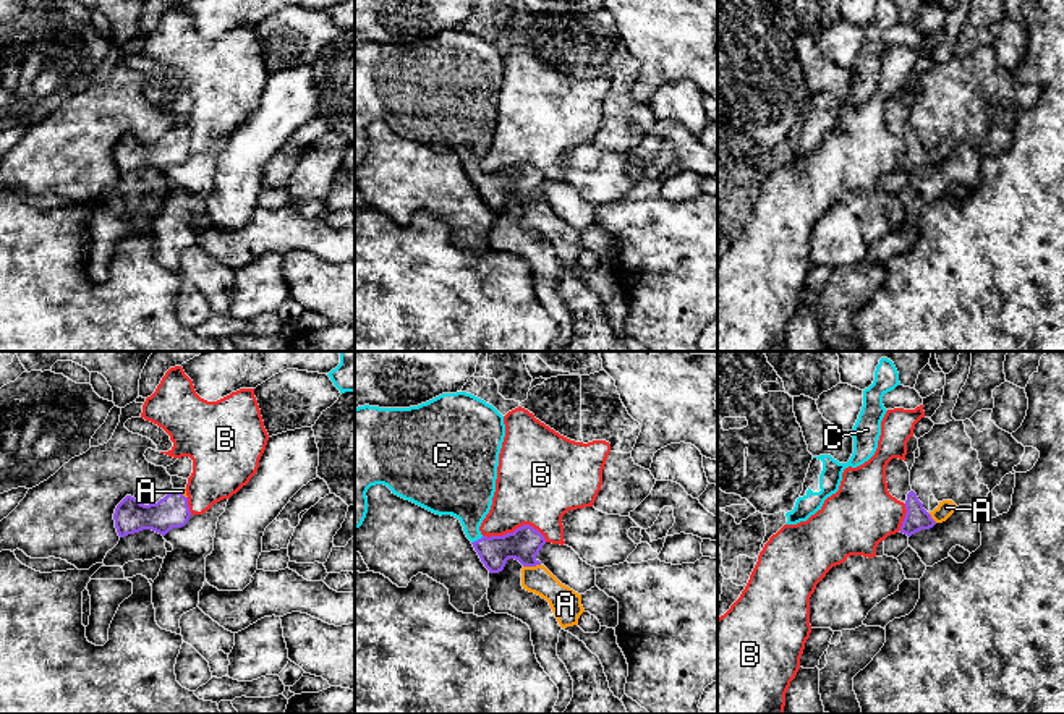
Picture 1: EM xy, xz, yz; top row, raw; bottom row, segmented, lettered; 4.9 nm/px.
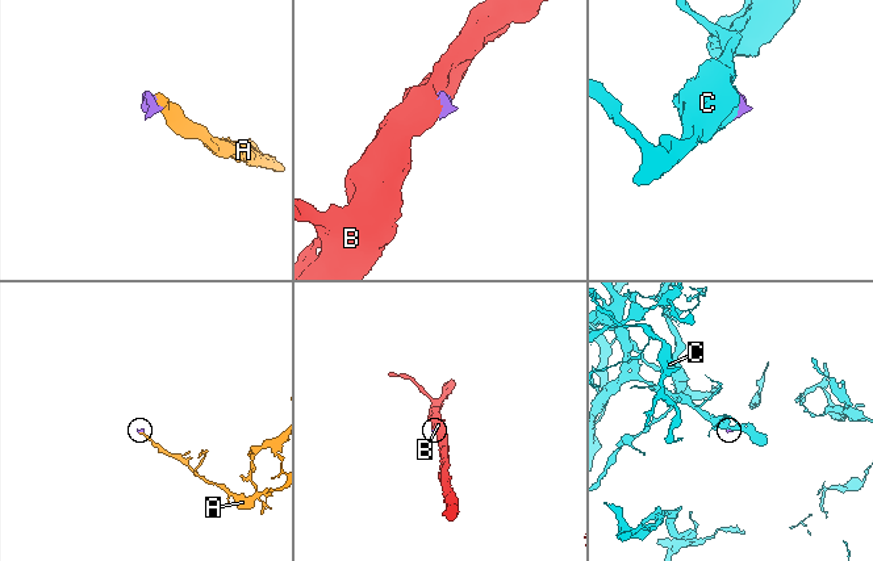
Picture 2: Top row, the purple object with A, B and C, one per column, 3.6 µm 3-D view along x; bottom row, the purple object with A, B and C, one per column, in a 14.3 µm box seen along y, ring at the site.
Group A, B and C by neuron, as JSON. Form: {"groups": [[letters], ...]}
{"groups": [["A", "C"], ["B"]]}

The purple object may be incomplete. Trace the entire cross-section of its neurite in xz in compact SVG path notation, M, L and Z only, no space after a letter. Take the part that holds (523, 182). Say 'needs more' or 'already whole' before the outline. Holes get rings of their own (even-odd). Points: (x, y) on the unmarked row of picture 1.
needs more; M466 29L442 31L410 45L355 45L355 167L368 151L368 126L384 121L392 131L436 152L458 155L489 210L502 209L509 196L518 198L523 202L523 227L546 236L562 266L578 262L585 249L581 232L562 222L536 196L546 181L538 167L523 162L513 170L491 175L479 168L492 142L504 74L504 53L492 42Z

